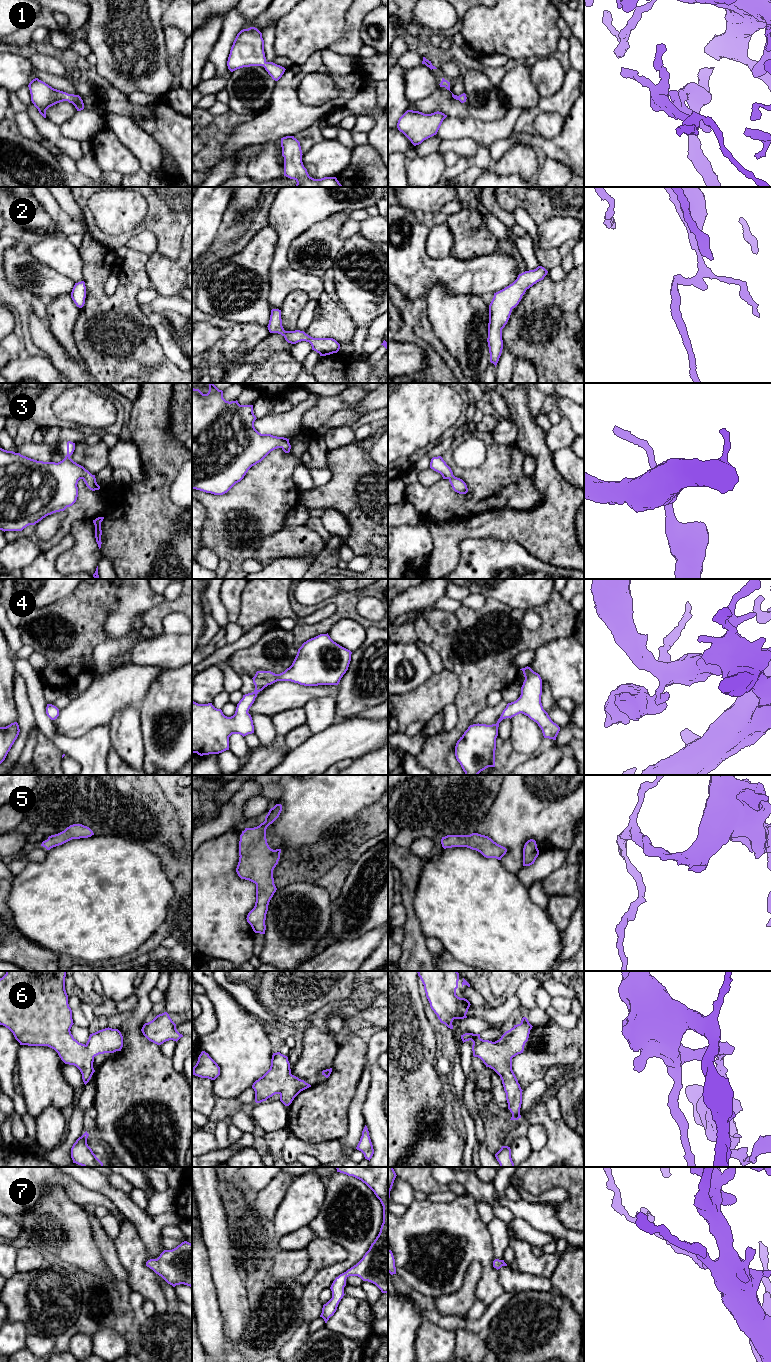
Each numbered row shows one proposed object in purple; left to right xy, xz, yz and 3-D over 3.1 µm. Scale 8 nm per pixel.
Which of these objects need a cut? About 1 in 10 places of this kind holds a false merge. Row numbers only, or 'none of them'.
none of them

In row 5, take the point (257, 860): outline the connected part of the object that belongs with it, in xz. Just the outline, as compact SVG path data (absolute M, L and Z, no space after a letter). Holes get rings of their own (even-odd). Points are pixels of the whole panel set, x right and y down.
M276 804L265 821L254 828L245 828L240 835L239 862L236 872L241 879L256 884L256 902L247 915L247 922L255 933L265 934L268 905L276 892L273 870L280 859L281 849L273 850L266 839L266 829L280 815L282 805Z

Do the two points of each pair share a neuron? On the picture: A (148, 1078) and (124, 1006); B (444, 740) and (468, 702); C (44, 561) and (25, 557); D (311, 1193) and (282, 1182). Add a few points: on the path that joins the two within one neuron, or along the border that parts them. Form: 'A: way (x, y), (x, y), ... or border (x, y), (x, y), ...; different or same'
A: border (135, 993), (135, 1005), (128, 1012); different
B: way (454, 733), (463, 724), (467, 712); same
C: border (41, 552), (28, 565), (22, 568); different
D: border (295, 1177), (278, 1206); different

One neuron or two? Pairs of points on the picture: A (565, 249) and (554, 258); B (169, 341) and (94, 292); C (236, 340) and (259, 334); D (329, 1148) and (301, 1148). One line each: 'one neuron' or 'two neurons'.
A: two neurons
B: two neurons
C: one neuron
D: one neuron

